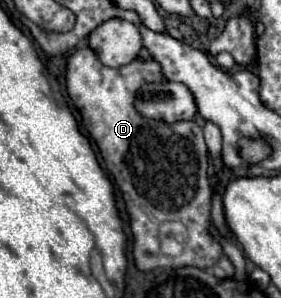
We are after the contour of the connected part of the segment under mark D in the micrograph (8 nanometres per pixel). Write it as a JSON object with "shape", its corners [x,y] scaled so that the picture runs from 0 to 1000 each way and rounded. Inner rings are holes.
{"shape":[[[324,161],[267,168],[238,201],[238,309],[288,376],[317,450],[338,463],[381,570],[409,591],[431,631],[480,792],[473,859],[488,899],[744,899],[779,872],[794,839],[786,819],[737,779],[751,617],[737,577],[744,517],[722,470],[722,436],[687,403],[594,416],[580,403],[516,396],[480,369],[480,322],[516,275],[594,275],[552,201],[502,201],[509,195],[480,195],[466,215],[431,228],[388,228],[359,215]],[[587,738],[644,745],[673,779],[658,839],[623,866],[537,852],[537,785],[559,785],[566,752]]]}

